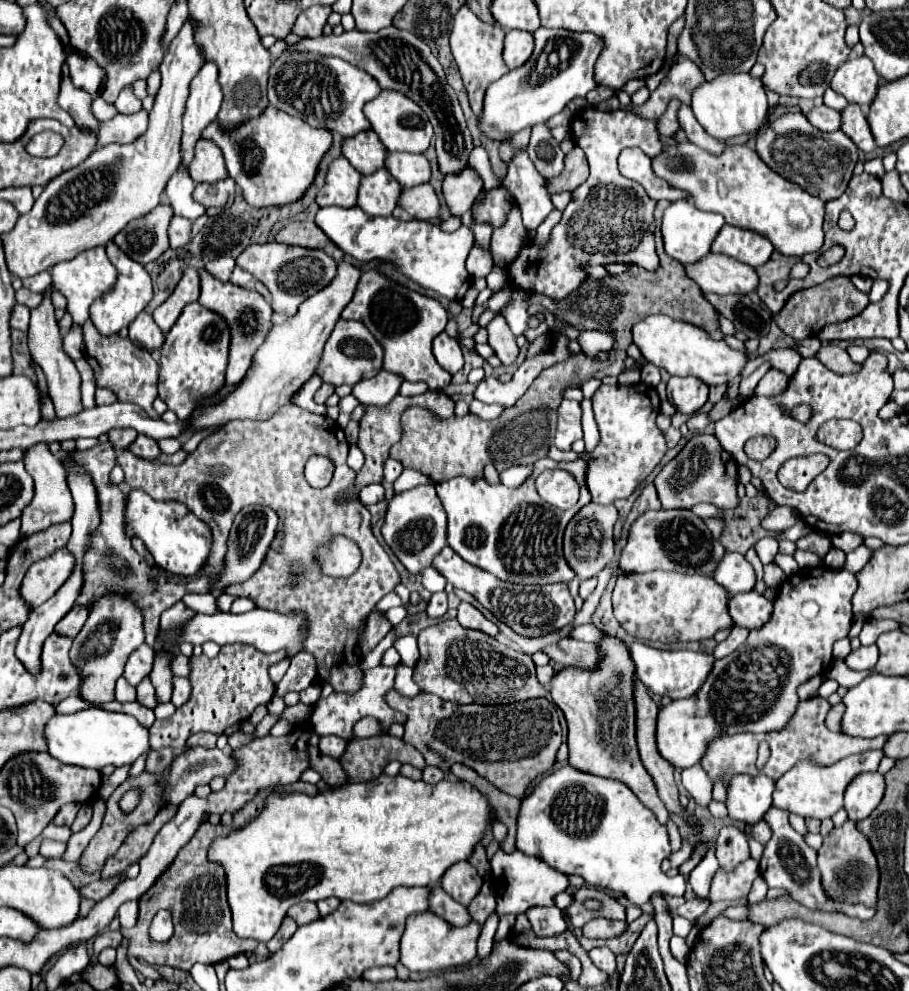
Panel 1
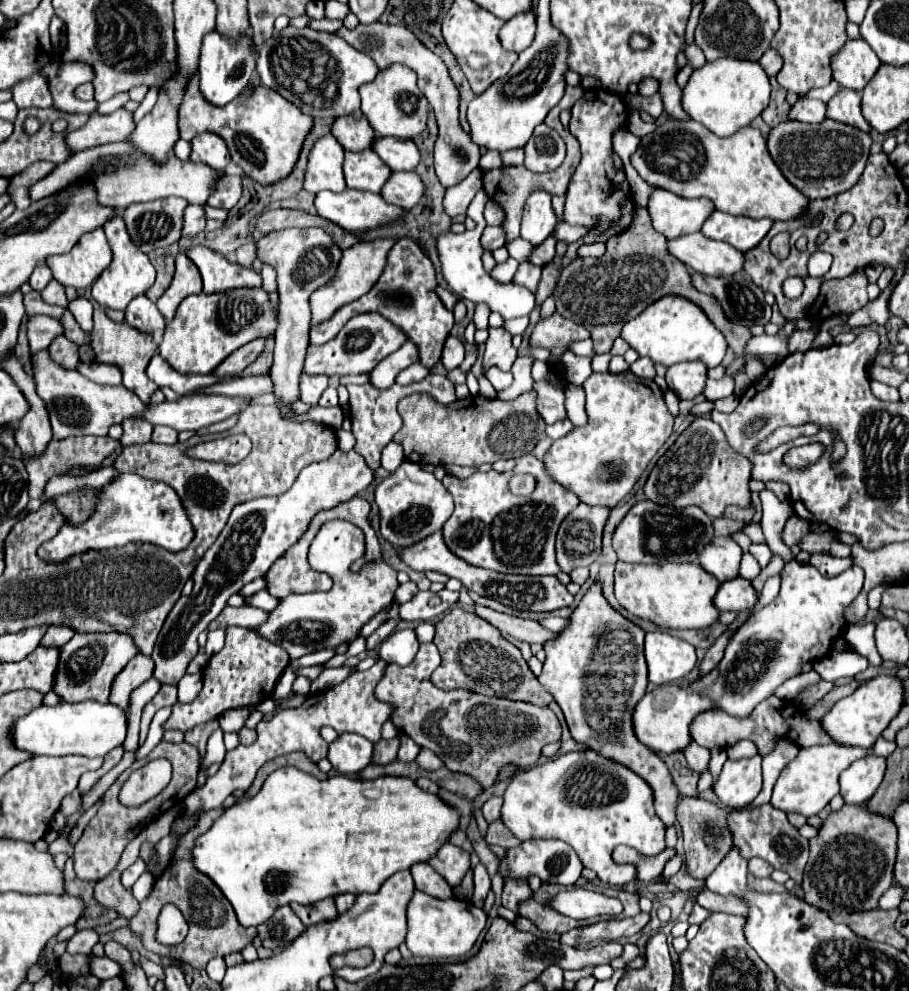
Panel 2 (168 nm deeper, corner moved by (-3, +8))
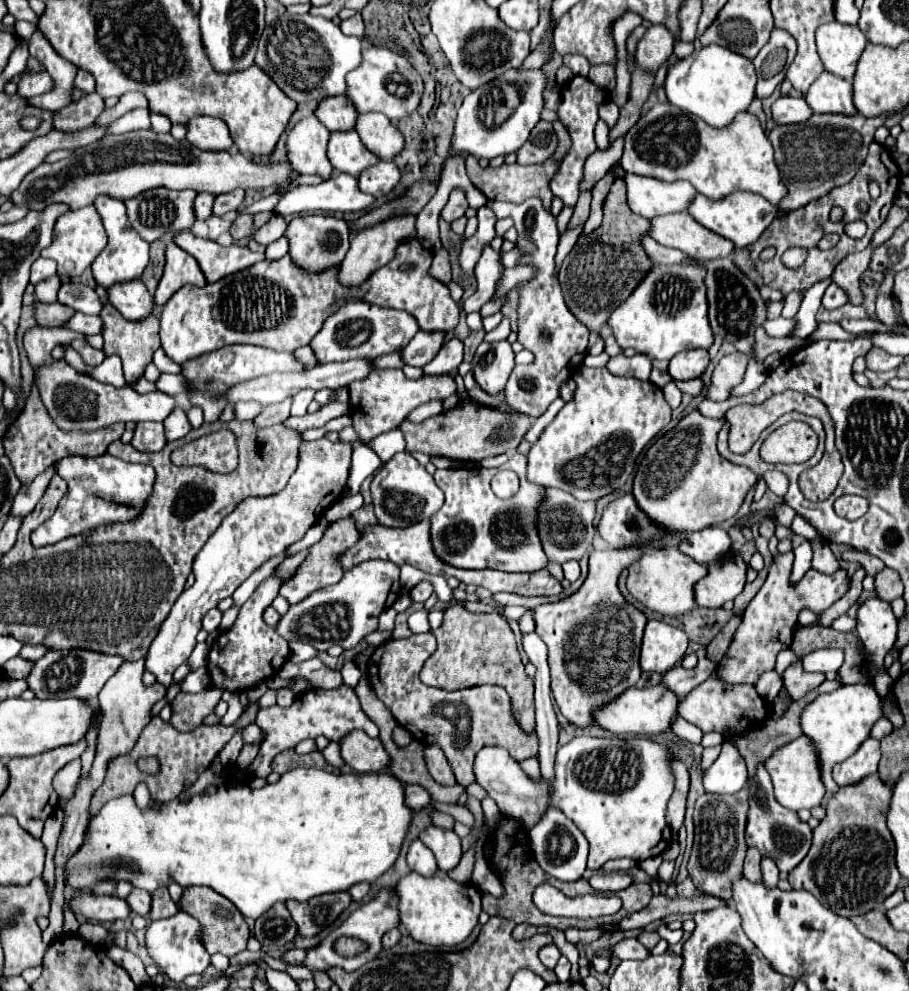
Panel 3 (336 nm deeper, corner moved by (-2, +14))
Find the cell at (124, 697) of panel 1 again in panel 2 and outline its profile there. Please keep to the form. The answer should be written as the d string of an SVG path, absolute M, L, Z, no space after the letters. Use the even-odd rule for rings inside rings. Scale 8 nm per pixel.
M151 677L149 681L145 681L141 687L137 687L131 693L129 711L127 711L127 717L129 717L128 732L123 743L125 752L134 751L138 748L140 719L141 713L143 713L143 707L155 697L155 693L159 691L159 687L161 687L161 683L155 677Z

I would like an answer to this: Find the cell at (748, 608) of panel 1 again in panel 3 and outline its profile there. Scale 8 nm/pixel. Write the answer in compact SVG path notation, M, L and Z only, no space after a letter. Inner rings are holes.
M726 553L720 561L708 565L708 573L696 581L694 597L698 607L722 607L742 593L748 565L738 553Z

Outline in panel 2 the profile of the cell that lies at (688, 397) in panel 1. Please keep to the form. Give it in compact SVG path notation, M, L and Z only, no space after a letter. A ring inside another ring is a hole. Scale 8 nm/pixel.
M701 361L691 363L679 363L667 369L667 385L673 393L679 395L679 399L695 399L703 393L705 381L707 381L707 367Z

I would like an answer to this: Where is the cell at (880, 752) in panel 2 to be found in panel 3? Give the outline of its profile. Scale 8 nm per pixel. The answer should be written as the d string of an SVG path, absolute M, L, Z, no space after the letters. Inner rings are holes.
M880 719L880 721L876 721L876 725L872 727L872 731L870 731L870 735L872 737L876 737L876 739L882 739L882 737L886 737L888 733L892 731L892 723L888 721L888 719Z

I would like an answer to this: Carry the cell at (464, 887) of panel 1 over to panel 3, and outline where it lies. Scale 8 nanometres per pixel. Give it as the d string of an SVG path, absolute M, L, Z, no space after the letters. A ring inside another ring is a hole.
M430 825L420 833L420 841L434 853L436 863L442 871L450 871L458 865L462 857L462 847L460 837L454 831Z

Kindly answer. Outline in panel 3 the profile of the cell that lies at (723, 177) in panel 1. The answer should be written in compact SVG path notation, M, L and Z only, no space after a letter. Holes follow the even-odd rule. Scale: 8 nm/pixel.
M656 103L626 133L624 155L620 159L620 165L626 173L658 177L662 181L686 179L696 187L698 193L702 193L710 199L722 199L734 191L752 191L752 193L760 193L762 197L766 197L772 205L778 205L780 199L788 193L784 183L780 181L780 173L774 163L772 143L768 141L758 117L754 117L748 111L738 113L734 117L734 121L730 125L726 125L724 129L712 129L710 125L706 125L700 117L694 117L692 113L676 109L670 103Z

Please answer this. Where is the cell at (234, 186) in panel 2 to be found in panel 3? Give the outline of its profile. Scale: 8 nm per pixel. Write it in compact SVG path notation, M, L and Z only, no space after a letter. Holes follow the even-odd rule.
M236 189L232 193L224 193L224 195L218 195L216 201L214 201L214 215L222 217L230 211L238 211L244 203L244 191L242 189Z

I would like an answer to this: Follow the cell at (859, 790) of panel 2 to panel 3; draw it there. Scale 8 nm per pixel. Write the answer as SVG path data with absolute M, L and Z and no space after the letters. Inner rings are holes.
M872 737L860 745L860 751L856 751L852 757L844 759L842 763L834 765L834 781L844 787L858 783L862 777L876 773L878 771L878 761L880 761L880 743Z

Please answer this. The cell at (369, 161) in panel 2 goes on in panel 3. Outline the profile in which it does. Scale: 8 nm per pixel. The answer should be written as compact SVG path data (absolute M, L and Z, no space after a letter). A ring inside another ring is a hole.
M332 131L328 139L328 159L334 169L342 173L350 173L354 177L360 175L362 169L378 163L378 157L372 155L358 133L352 131Z

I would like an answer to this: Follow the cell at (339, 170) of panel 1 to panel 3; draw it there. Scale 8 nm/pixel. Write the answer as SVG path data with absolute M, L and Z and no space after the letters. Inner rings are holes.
M314 115L292 127L286 139L286 155L300 175L322 175L324 179L332 175L332 165L326 157L328 135L330 131Z

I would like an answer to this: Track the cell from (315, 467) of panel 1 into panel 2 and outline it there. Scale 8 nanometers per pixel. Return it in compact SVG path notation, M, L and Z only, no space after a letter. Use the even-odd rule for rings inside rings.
M335 451L329 459L307 465L287 493L239 503L217 541L199 561L199 587L195 587L189 597L179 597L163 623L151 655L155 661L153 677L161 683L177 685L185 675L189 661L197 655L197 635L221 613L221 609L227 605L227 599L245 583L263 577L273 561L279 559L293 543L297 543L317 511L331 509L337 503L351 499L353 495L365 491L373 479L375 473L365 465L361 455L355 451Z

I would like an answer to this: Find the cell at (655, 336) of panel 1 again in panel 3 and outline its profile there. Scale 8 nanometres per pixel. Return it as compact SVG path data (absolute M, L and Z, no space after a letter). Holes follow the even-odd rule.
M692 261L688 265L654 265L652 273L624 301L624 305L618 305L612 311L612 317L608 319L608 325L612 327L614 339L622 349L636 349L638 353L648 355L650 359L666 359L670 361L676 353L684 349L708 349L714 341L710 323L708 323L708 299L704 289L704 269L700 269L704 261Z

